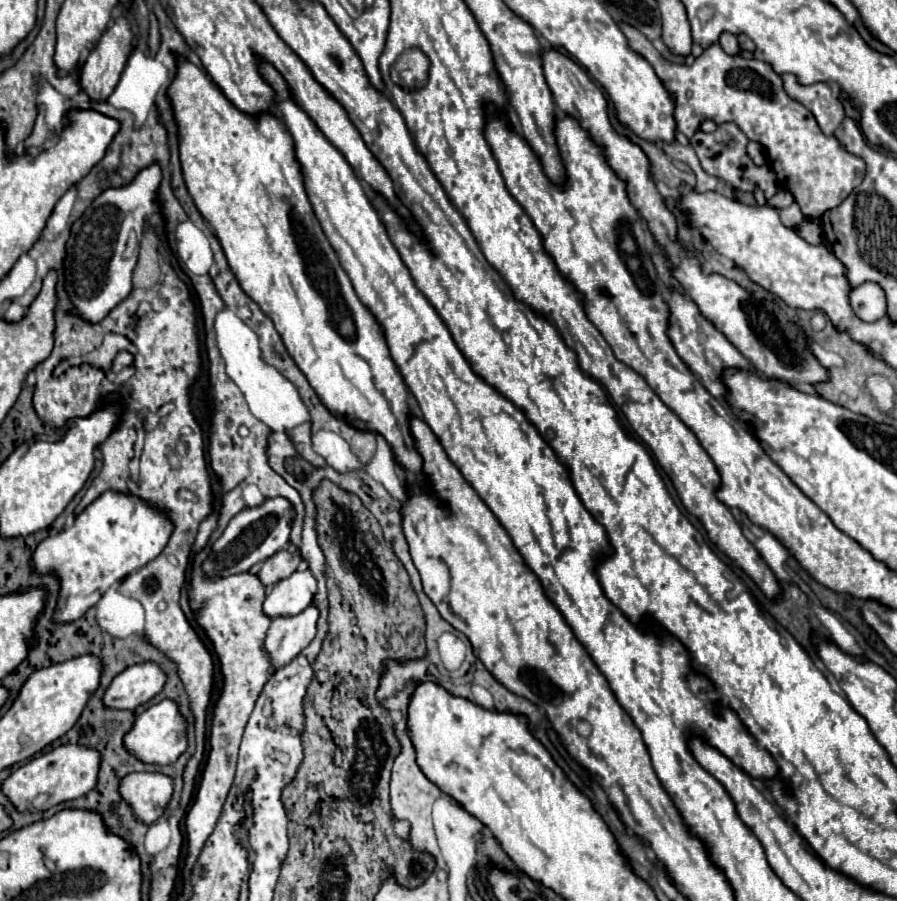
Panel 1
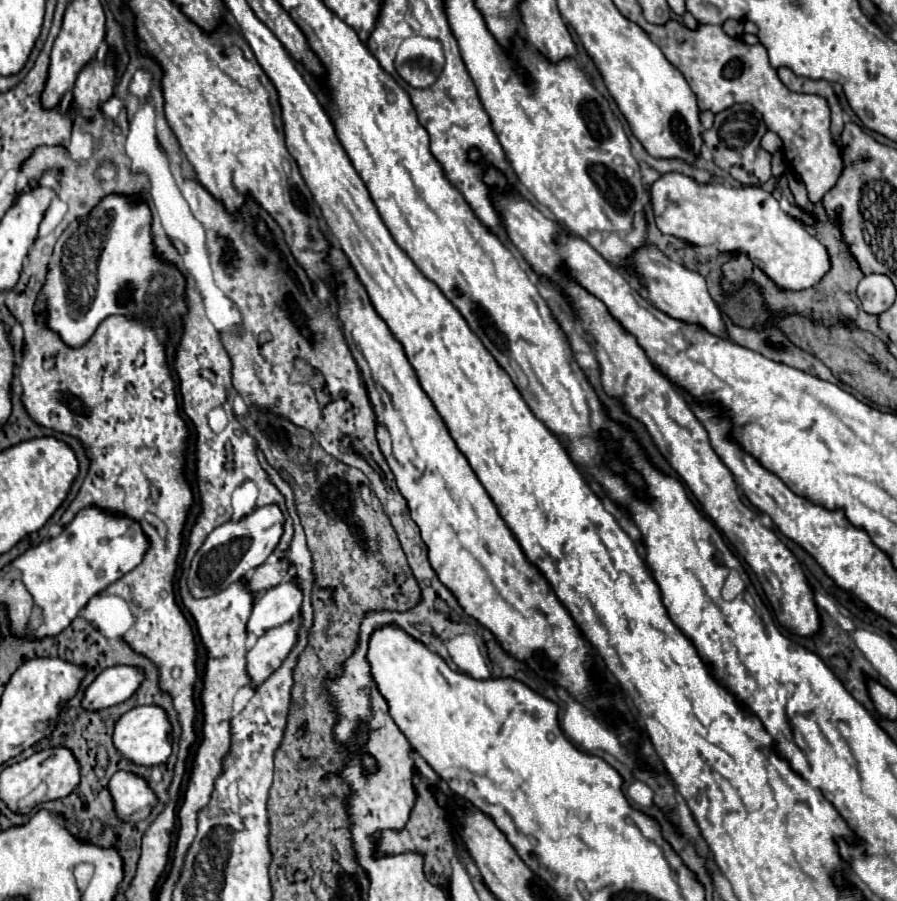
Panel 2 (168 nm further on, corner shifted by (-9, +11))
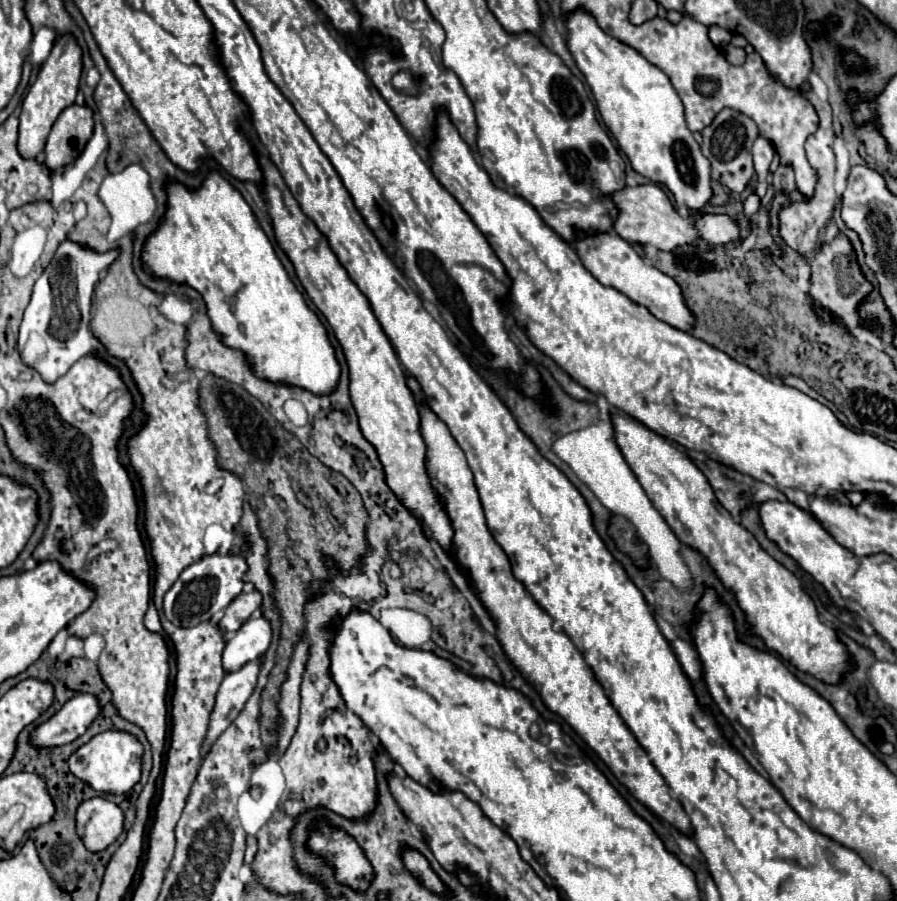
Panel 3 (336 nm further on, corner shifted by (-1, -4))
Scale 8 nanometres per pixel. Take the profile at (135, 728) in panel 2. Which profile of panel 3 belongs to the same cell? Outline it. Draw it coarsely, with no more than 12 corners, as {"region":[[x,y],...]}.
{"region":[[101,732],[69,758],[95,792],[125,794],[141,778],[143,746]]}

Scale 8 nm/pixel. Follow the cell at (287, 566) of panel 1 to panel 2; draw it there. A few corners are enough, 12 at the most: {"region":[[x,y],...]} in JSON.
{"region":[[287,559],[259,565],[249,587],[261,593],[279,585],[289,573]]}

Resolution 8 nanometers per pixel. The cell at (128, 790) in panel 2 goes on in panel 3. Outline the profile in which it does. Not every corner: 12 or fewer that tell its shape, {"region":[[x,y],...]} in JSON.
{"region":[[99,796],[77,806],[77,836],[89,852],[123,832],[123,810]]}

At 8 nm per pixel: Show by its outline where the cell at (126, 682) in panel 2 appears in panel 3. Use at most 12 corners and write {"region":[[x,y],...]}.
{"region":[[91,694],[65,702],[39,724],[33,748],[63,746],[85,734],[97,718]]}

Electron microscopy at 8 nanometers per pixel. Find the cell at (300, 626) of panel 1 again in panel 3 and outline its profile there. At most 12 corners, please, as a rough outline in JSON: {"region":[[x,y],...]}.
{"region":[[259,662],[223,678],[205,750],[237,718],[257,684]]}

